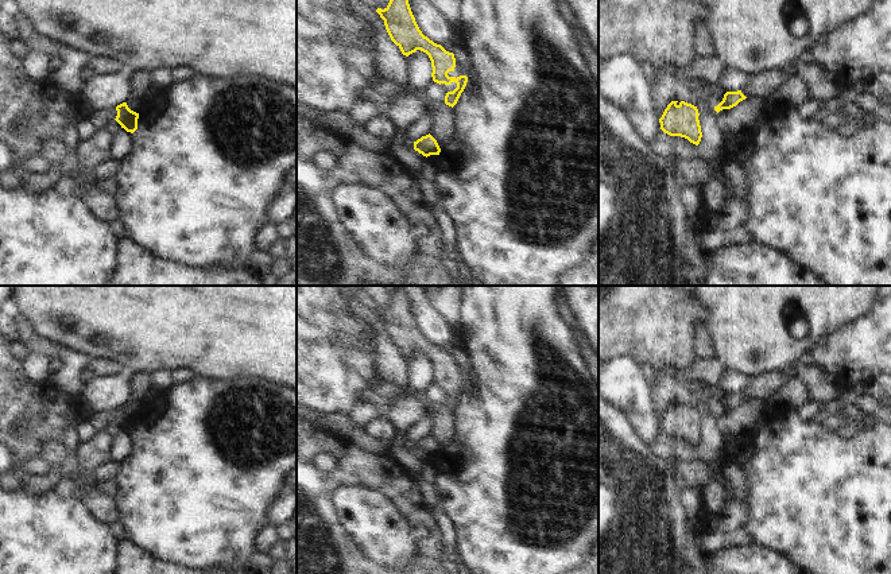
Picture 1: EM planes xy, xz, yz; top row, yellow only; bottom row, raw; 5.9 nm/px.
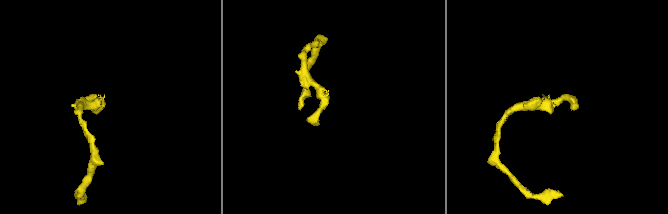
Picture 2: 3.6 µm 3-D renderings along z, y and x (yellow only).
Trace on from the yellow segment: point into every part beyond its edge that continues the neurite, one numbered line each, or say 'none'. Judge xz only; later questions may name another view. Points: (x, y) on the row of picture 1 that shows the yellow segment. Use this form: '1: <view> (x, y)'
none

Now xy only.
none

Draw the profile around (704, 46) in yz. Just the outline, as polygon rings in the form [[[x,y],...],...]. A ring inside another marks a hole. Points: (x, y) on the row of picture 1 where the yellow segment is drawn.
[[[697,20],[694,26],[694,51],[701,57],[716,55],[713,40],[708,30],[706,22]]]

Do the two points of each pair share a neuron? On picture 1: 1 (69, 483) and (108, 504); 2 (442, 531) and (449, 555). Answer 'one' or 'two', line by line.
1: one
2: one

